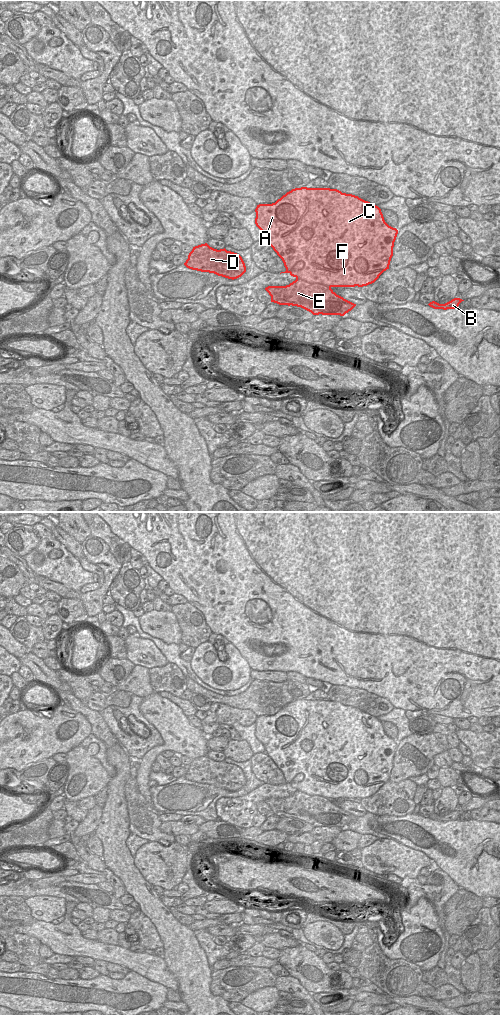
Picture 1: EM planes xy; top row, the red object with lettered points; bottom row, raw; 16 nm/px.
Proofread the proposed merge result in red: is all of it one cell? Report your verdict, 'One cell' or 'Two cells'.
Two cells.

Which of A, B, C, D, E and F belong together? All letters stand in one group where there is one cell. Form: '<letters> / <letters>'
A B C F / D E

